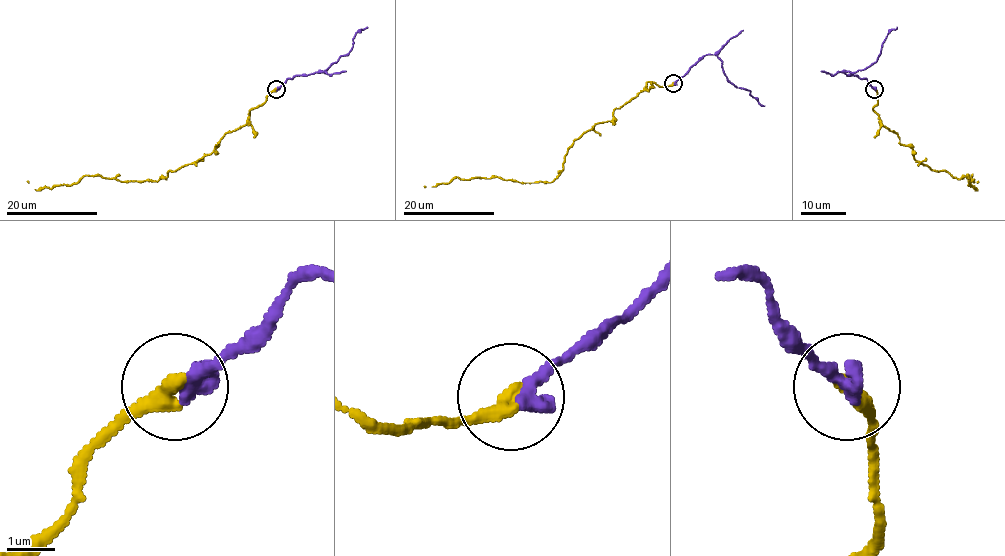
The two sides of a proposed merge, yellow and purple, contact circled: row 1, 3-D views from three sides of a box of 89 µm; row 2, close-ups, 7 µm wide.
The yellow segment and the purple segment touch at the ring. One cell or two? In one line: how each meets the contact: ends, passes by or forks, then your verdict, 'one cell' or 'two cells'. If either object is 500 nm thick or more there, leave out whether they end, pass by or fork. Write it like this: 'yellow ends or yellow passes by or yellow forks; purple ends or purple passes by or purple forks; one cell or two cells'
yellow ends; purple ends; one cell

